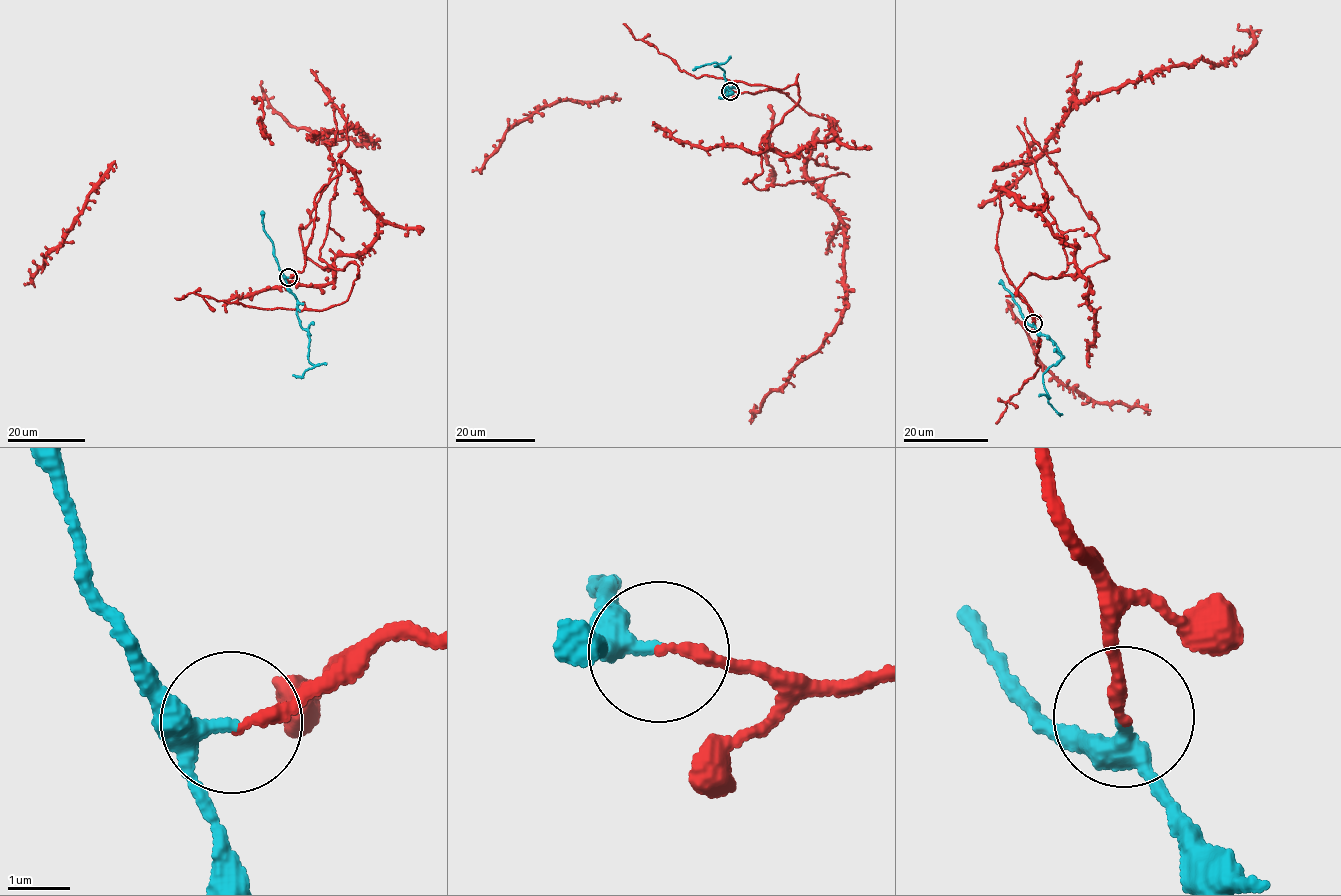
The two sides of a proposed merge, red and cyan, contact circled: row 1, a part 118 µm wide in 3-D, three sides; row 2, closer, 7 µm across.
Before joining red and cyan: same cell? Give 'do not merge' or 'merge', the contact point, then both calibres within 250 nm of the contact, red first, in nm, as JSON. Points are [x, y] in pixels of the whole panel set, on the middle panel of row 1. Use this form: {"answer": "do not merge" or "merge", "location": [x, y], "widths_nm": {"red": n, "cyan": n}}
{"answer": "merge", "location": [730, 91], "widths_nm": {"red": 180, "cyan": 240}}

